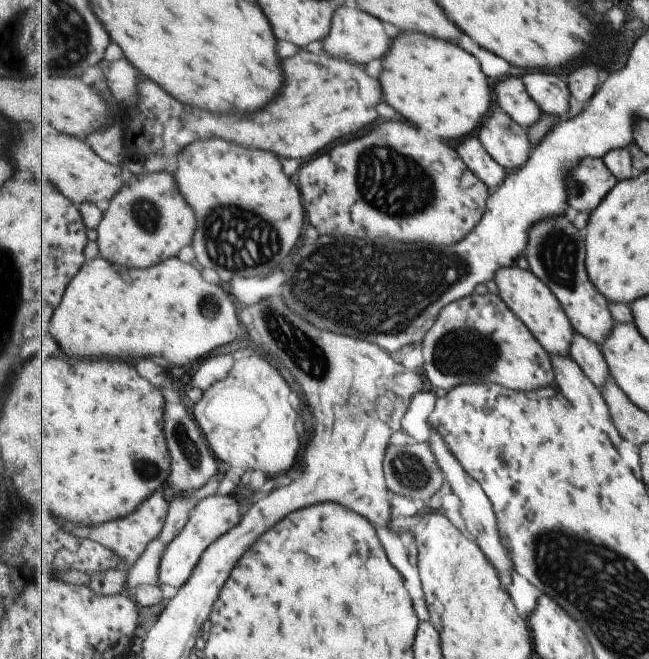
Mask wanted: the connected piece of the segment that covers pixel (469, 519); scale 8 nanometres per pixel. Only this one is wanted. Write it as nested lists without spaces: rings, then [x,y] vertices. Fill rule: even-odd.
[[[429,424],[428,426],[430,427],[429,444],[431,448],[433,448],[433,452],[435,452],[437,460],[439,460],[439,464],[441,464],[441,469],[444,471],[446,480],[452,488],[452,492],[461,500],[461,515],[467,526],[467,530],[475,540],[477,540],[477,544],[479,544],[485,556],[492,562],[498,572],[513,574],[513,572],[515,572],[515,562],[511,560],[511,554],[509,554],[509,550],[507,550],[505,544],[503,544],[501,530],[499,530],[497,516],[491,500],[486,496],[481,484],[465,471],[461,462],[457,460],[455,454],[451,452],[445,440],[443,440],[443,436],[439,434],[433,426]]]

